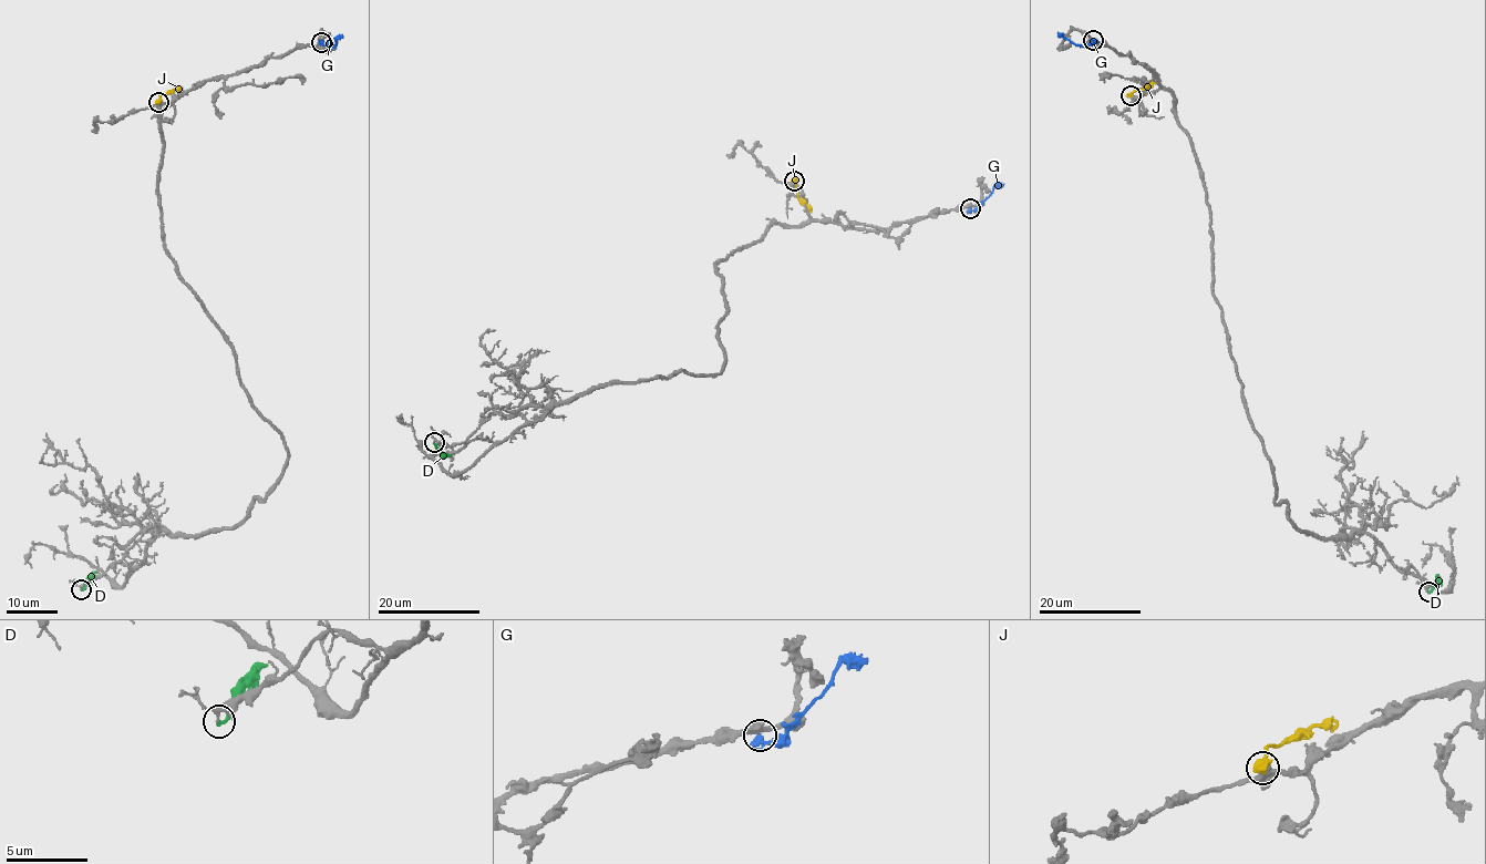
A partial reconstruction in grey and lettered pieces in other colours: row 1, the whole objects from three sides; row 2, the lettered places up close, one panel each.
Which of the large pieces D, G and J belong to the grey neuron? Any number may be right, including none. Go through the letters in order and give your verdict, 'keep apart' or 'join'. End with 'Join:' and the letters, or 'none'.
D: keep apart
G: keep apart
J: keep apart
Join: none

